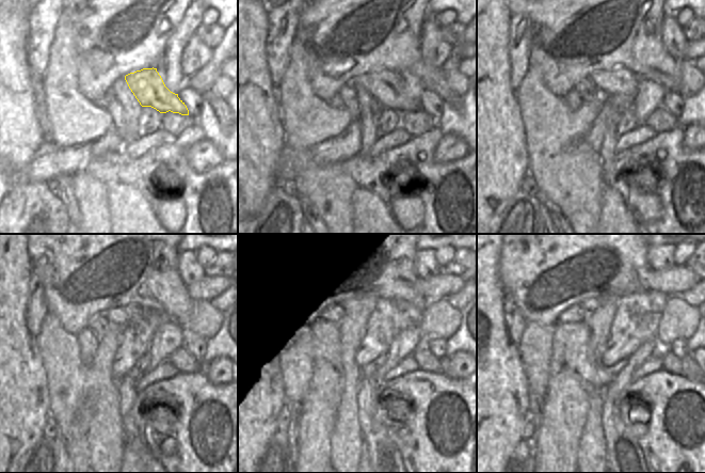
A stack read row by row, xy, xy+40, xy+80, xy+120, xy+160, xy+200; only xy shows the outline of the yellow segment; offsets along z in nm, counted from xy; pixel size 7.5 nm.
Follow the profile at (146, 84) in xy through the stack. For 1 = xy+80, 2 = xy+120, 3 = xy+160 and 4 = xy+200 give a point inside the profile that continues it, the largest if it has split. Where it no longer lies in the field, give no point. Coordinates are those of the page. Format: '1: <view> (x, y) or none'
1: xy+80 (619, 80)
2: xy+120 (122, 316)
3: xy+160 (351, 308)
4: xy+200 (588, 305)

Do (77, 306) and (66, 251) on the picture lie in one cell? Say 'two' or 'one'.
one

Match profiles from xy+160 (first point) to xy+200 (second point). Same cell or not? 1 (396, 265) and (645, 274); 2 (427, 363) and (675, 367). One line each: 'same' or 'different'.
1: different
2: same

